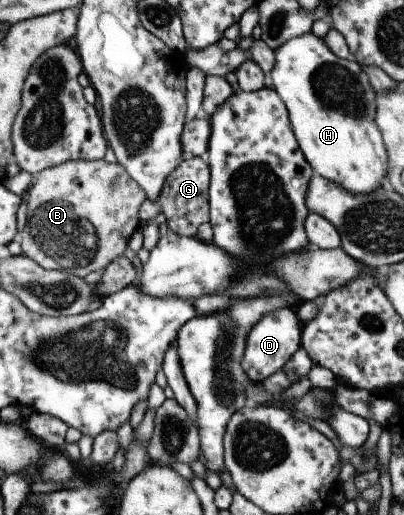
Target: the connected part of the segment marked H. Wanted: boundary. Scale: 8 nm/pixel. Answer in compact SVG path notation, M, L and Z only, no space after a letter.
M312 32L286 41L273 50L273 57L275 63L269 71L271 85L285 106L297 147L309 163L312 173L343 187L351 195L365 195L375 191L379 181L385 177L385 151L379 131L373 123L375 92L359 63L339 59L329 51L324 38L319 38Z

